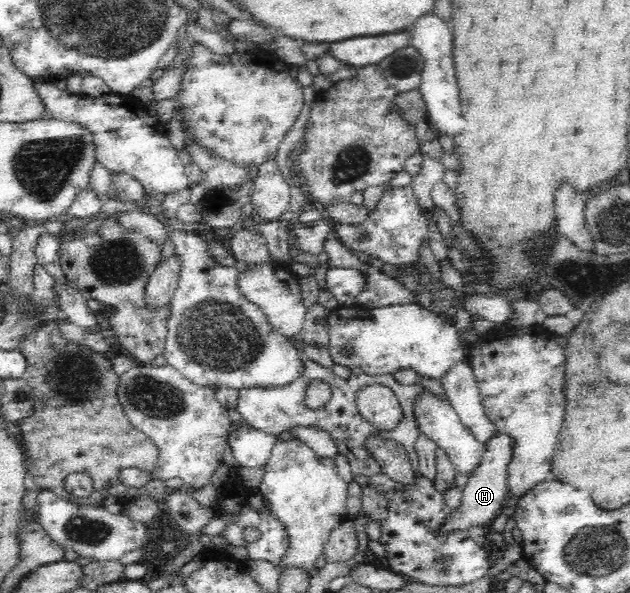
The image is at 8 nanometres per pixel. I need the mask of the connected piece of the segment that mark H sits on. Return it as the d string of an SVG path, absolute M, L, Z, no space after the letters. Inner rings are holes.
M495 431L483 446L485 448L481 462L477 464L477 468L474 469L469 481L463 487L460 508L455 510L449 519L445 520L445 526L441 530L443 533L453 529L467 532L468 528L473 526L489 528L491 520L494 520L508 503L507 476L509 464L514 458L514 439L509 433Z

